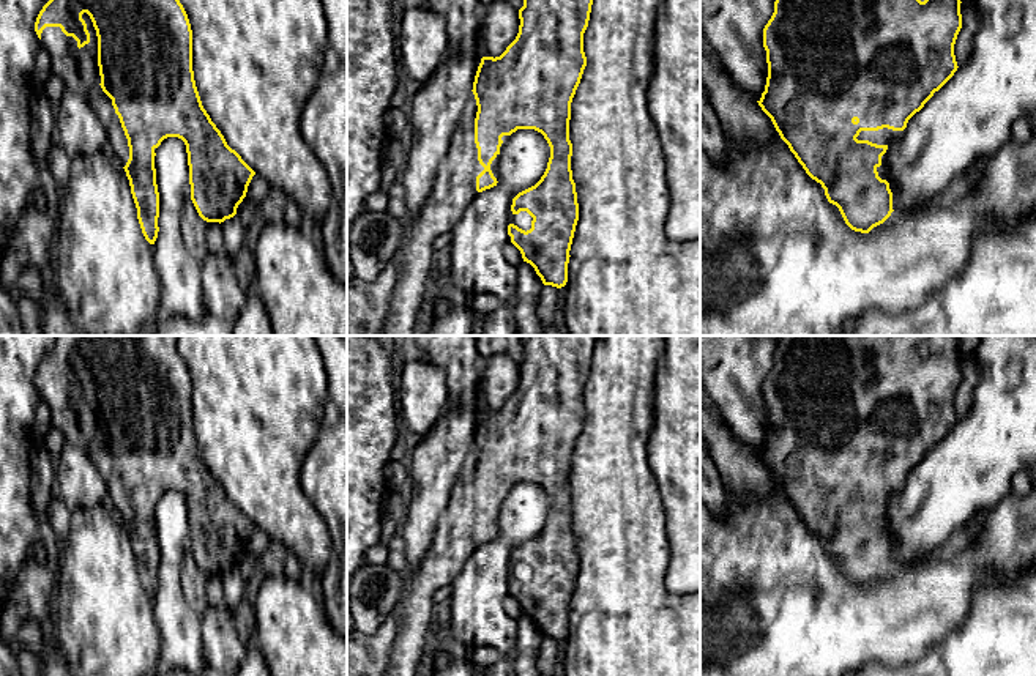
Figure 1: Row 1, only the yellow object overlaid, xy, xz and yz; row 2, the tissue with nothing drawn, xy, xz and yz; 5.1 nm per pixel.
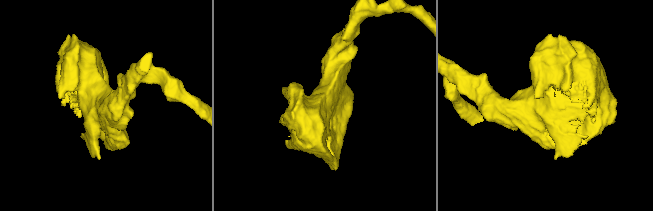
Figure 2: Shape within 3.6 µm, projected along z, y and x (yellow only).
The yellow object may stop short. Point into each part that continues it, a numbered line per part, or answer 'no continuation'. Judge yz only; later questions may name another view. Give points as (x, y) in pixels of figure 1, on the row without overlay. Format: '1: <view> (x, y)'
1: yz (885, 489)

